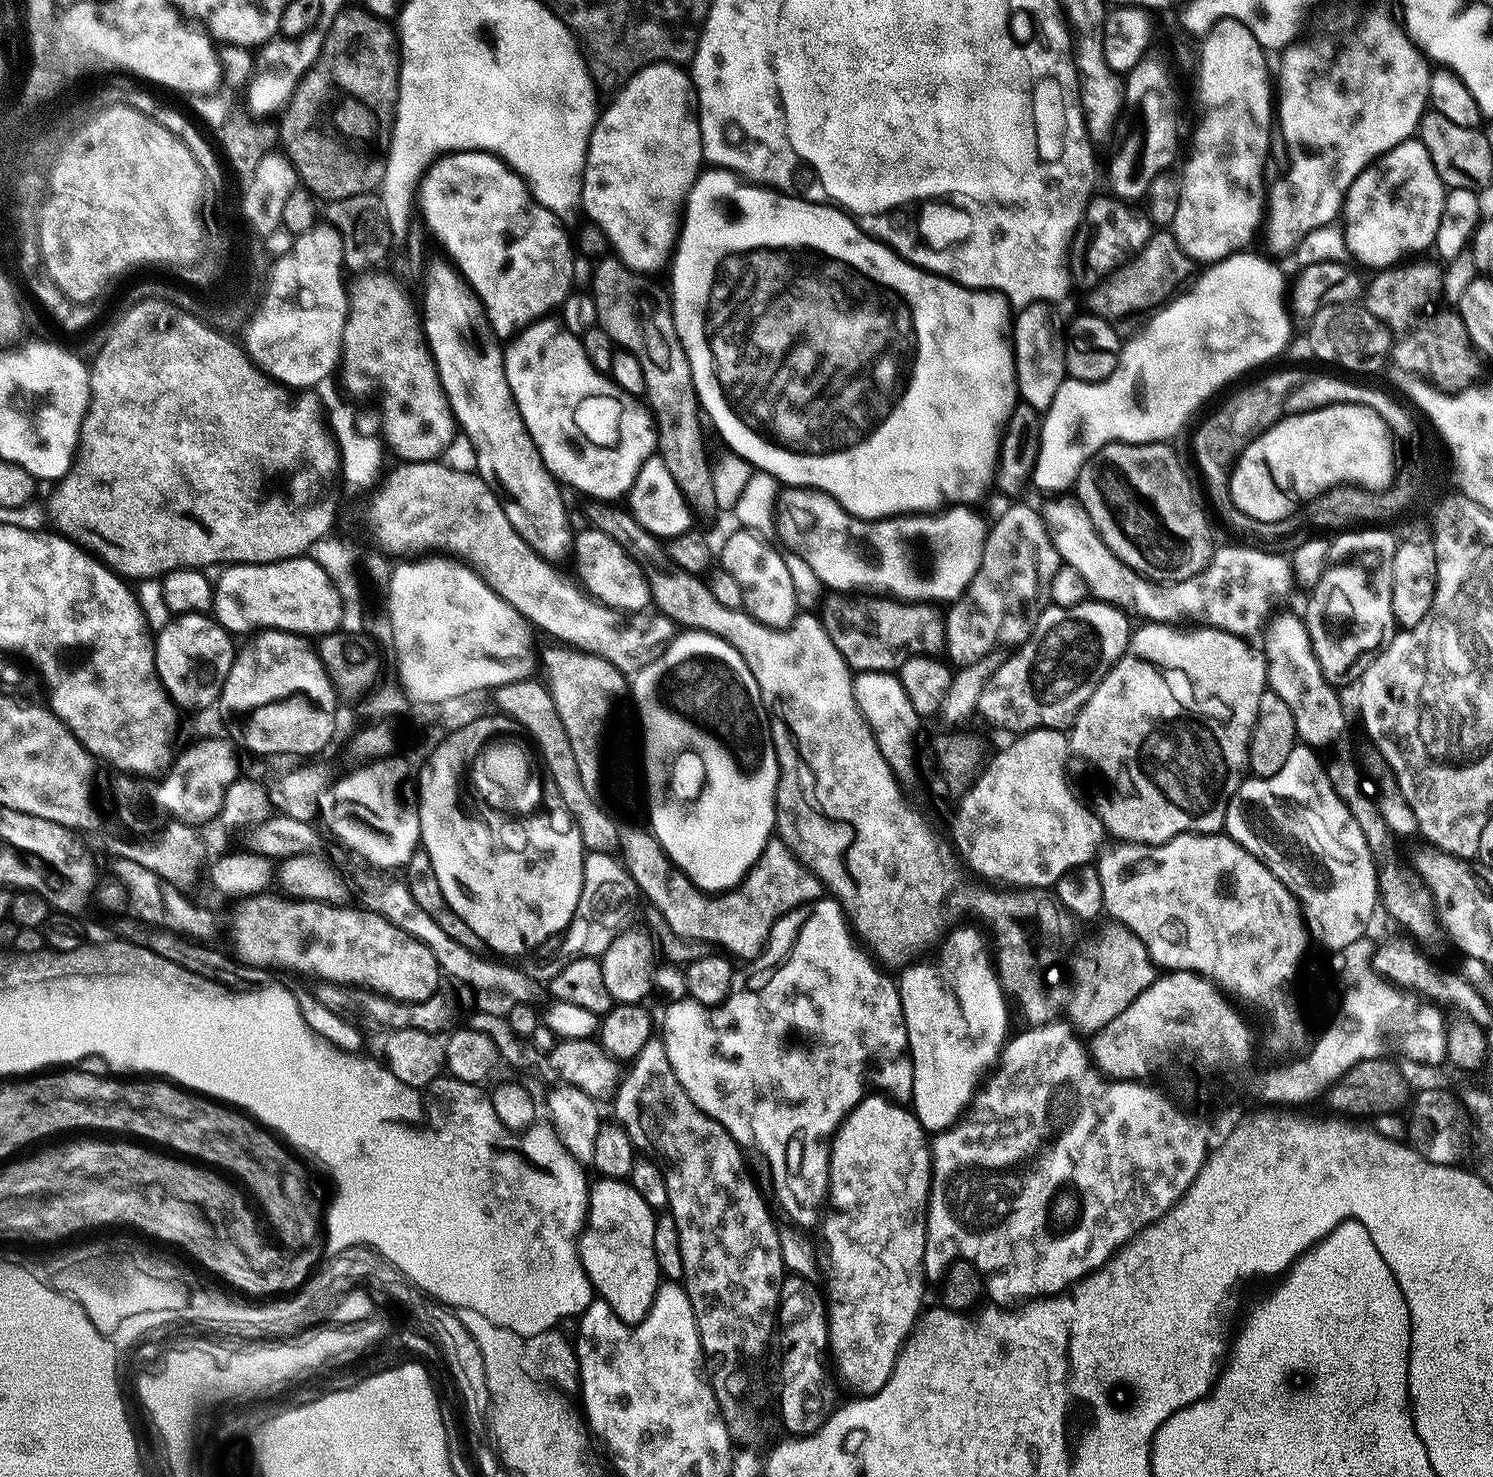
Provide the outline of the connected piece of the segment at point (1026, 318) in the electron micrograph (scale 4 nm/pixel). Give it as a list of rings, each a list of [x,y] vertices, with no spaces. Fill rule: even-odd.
[[[1047,303],[1028,304],[1015,313],[1012,321],[1012,353],[1016,359],[1016,391],[1019,399],[1029,404],[1037,414],[1052,407],[1058,386],[1066,379],[1064,349],[1066,336],[1060,333],[1052,321],[1052,312]]]

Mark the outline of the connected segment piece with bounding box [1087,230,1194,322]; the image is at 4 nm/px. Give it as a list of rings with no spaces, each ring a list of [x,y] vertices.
[[[1157,231],[1148,239],[1143,250],[1119,264],[1103,278],[1097,279],[1100,281],[1093,286],[1092,293],[1088,296],[1087,311],[1109,322],[1124,320],[1127,316],[1138,315],[1139,312],[1151,313],[1167,304],[1189,283],[1193,275],[1192,268],[1193,261],[1178,247],[1176,237],[1171,231]]]

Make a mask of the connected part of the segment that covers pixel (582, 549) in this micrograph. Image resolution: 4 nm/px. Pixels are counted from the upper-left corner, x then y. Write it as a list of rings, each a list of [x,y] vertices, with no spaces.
[[[589,526],[574,536],[571,555],[576,556],[579,583],[593,600],[625,614],[642,612],[649,607],[652,595],[644,571],[638,562],[634,562],[634,558],[630,558],[630,554],[626,554],[626,550],[622,550],[622,546],[618,546],[618,542],[614,542],[614,538],[610,538],[610,534],[602,534]]]

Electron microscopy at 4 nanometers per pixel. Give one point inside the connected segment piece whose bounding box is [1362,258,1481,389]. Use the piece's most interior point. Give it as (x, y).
(1428, 337)

